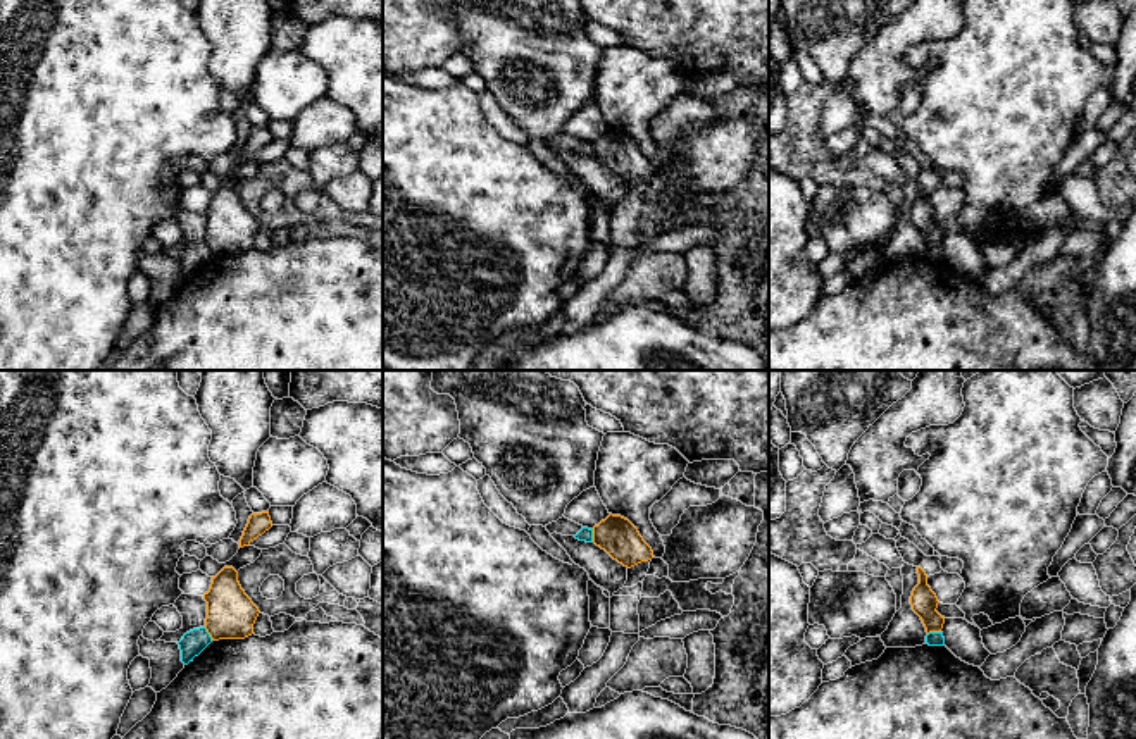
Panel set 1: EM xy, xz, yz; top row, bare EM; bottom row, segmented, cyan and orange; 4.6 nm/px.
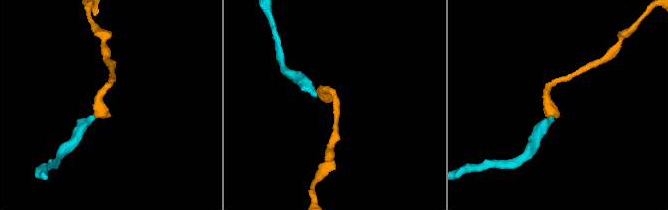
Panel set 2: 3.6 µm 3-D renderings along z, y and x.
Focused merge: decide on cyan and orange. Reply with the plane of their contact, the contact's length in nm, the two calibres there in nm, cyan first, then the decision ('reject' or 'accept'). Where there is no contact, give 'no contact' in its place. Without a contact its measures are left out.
contact in xy; length 80 nm; calibres 110 and 220 nm; reject

